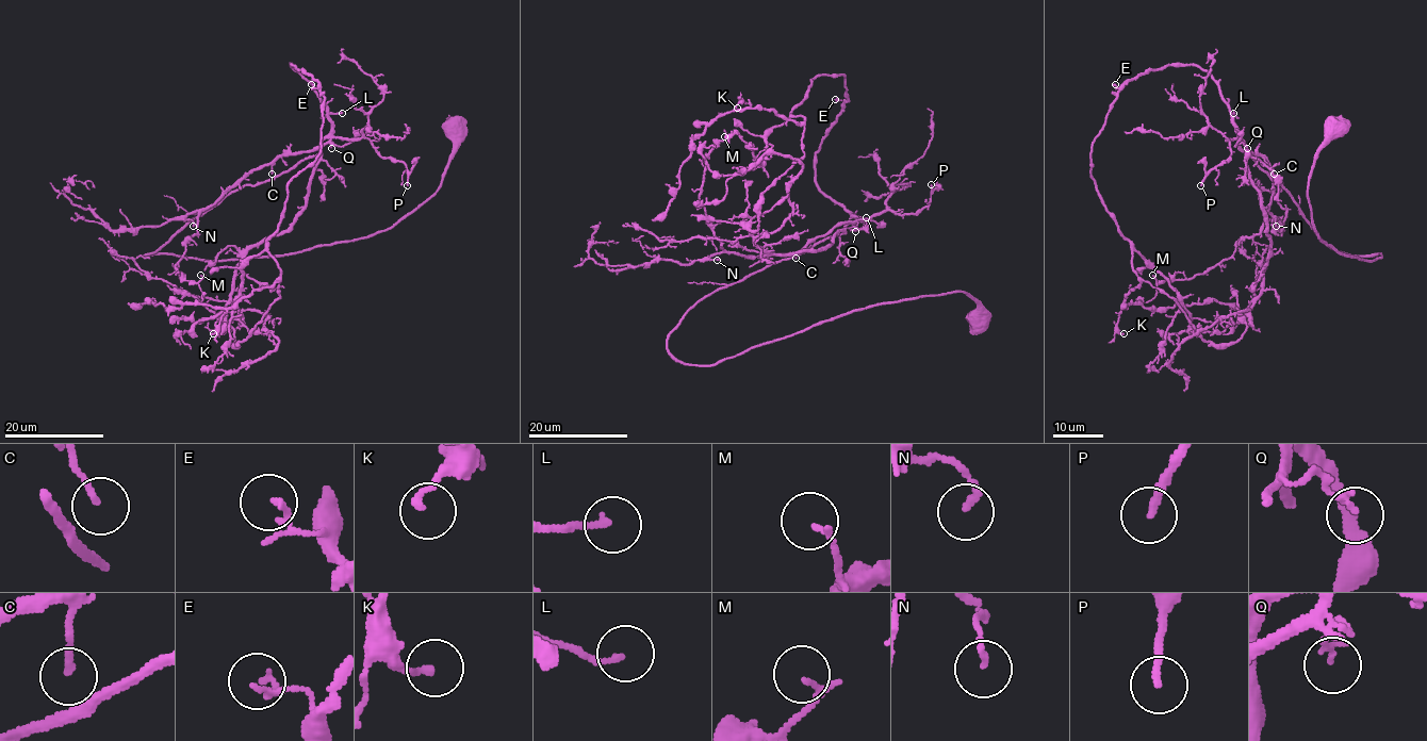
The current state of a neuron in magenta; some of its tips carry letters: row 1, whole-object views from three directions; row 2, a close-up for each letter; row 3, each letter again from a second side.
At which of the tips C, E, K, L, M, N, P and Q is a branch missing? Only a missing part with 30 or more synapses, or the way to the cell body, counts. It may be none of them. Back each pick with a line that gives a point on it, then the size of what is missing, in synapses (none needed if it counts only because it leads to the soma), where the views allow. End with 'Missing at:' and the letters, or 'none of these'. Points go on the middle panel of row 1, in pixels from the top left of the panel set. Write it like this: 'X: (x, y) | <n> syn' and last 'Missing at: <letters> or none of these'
P: (931, 184) | 50 syn
Missing at: P

